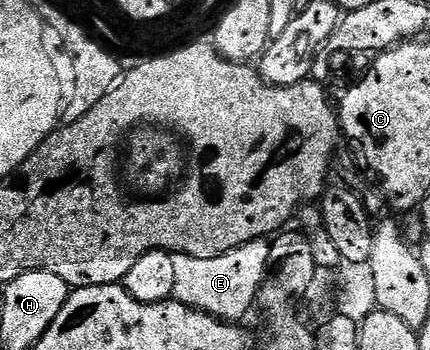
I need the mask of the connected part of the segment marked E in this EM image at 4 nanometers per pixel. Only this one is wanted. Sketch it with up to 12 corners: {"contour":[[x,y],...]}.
{"contour":[[255,238],[202,260],[174,254],[177,302],[239,323],[270,257]]}

